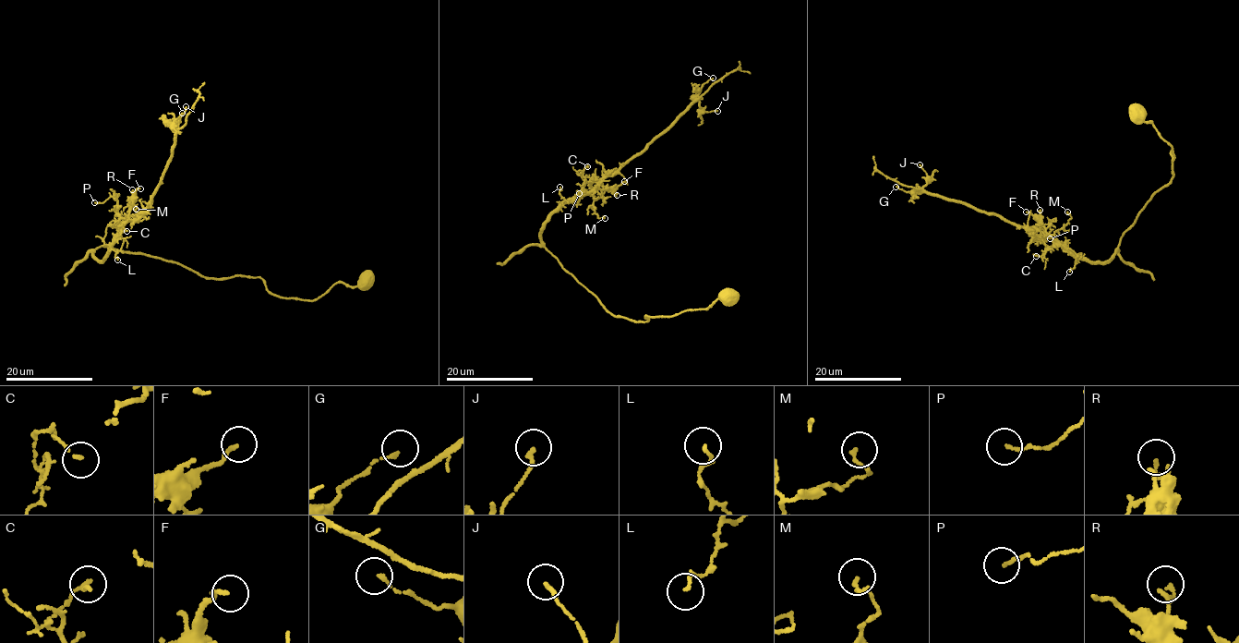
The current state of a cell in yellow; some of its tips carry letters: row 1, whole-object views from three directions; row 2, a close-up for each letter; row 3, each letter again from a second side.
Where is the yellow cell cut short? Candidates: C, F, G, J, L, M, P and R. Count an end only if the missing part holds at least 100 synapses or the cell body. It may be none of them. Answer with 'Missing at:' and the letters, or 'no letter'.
Missing at: no letter

